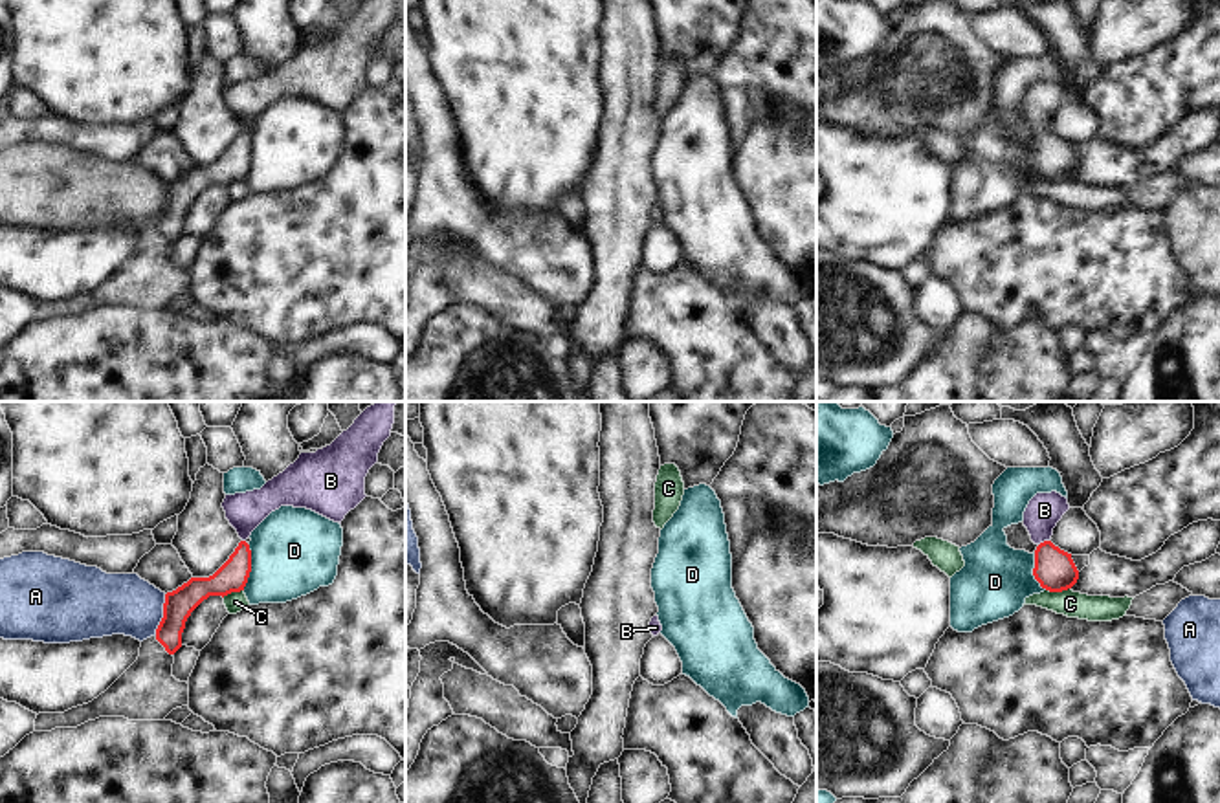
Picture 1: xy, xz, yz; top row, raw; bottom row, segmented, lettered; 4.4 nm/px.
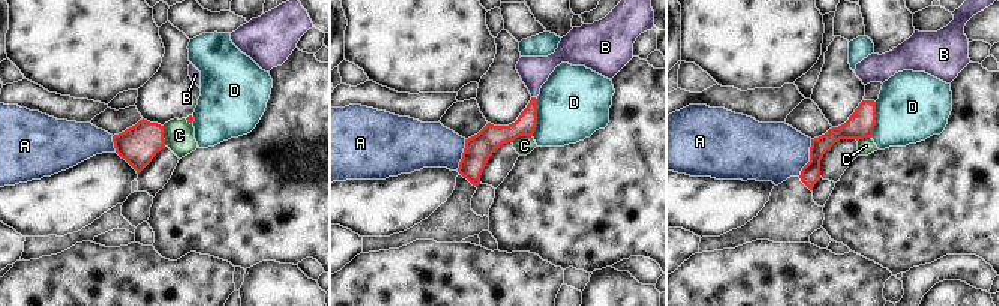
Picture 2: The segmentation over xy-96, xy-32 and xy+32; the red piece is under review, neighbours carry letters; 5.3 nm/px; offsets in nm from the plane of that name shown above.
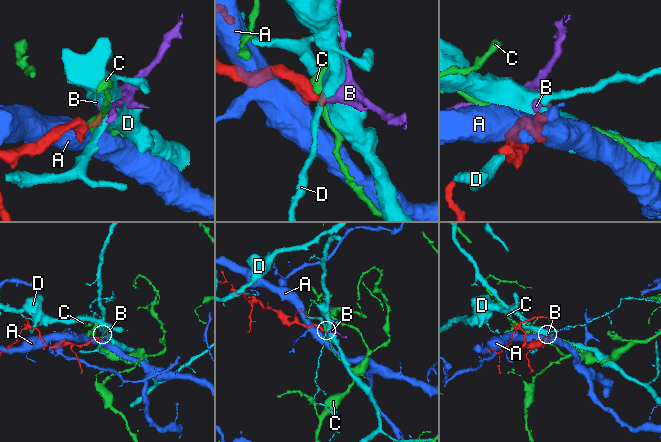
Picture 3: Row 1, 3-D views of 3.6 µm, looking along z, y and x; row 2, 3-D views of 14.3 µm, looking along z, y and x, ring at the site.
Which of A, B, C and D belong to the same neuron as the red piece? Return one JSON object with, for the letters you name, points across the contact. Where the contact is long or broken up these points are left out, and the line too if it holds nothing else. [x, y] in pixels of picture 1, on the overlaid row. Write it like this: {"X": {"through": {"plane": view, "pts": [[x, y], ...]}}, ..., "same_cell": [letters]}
{"B": {"through": {"plane": "yz", "pts": [[1055, 571], [1046, 554], [1044, 541], [1044, 510]]}}, "same_cell": ["B"]}

